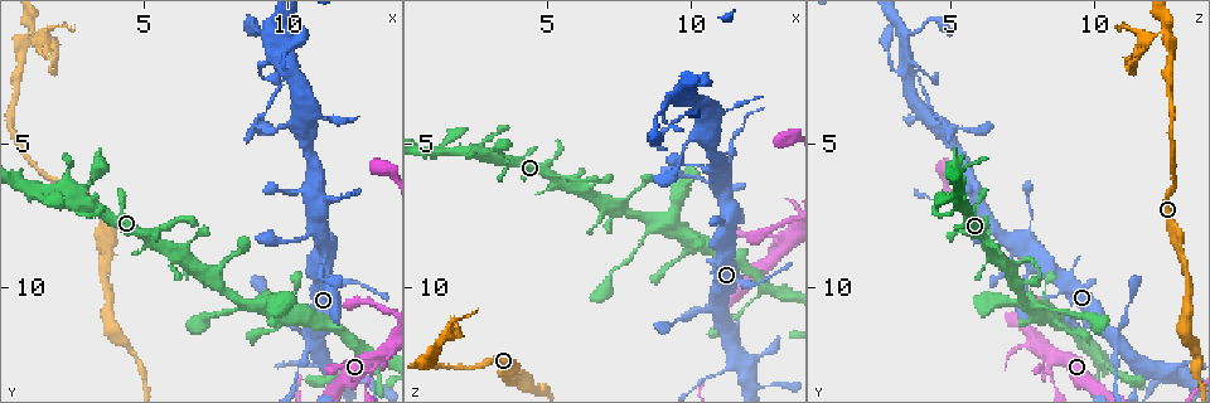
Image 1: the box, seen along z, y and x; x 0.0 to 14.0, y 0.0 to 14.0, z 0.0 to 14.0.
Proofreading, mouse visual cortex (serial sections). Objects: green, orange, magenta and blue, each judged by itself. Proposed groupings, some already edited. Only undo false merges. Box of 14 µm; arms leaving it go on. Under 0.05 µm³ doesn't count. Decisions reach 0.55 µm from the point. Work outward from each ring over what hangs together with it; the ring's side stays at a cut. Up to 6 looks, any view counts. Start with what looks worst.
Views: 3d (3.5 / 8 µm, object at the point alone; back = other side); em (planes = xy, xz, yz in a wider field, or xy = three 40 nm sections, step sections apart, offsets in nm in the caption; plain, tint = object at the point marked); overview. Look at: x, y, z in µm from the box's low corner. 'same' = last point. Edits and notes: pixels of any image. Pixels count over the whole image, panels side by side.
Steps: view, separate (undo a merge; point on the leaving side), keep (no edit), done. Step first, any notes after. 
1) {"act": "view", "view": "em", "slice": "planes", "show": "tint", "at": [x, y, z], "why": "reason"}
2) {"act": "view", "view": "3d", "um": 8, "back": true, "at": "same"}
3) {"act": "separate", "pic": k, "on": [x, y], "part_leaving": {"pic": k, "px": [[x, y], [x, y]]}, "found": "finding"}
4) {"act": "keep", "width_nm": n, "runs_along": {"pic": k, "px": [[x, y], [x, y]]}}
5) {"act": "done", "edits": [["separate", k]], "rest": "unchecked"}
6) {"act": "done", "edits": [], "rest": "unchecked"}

{"act": "view", "view": "3d", "um": 3.5, "at": [13.3, 12.2, 8.5], "why": "thick turns thin"}

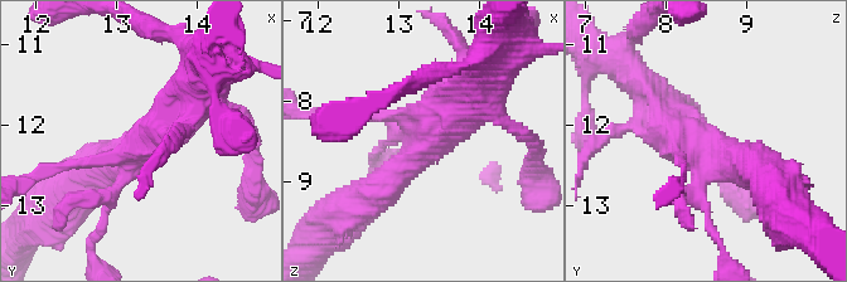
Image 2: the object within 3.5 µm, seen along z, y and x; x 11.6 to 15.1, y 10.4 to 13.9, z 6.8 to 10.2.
{"act": "view", "view": "em", "slice": "planes", "show": "tint", "at": [13.35, 12.30, 8.55]}

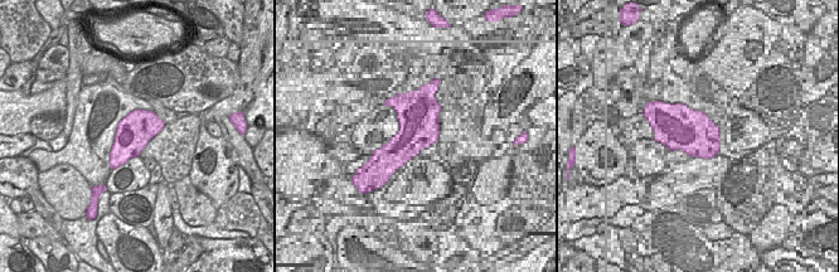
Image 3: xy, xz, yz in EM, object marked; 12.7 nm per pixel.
{"act": "keep", "runs_along": {"pic": 2, "px": [[371, 195], [475, 90]]}, "found": "continuous, no second cell"}

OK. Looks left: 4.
{"act": "view", "view": "3d", "um": 3.5, "at": [3.3, 6.1, 5.3]}

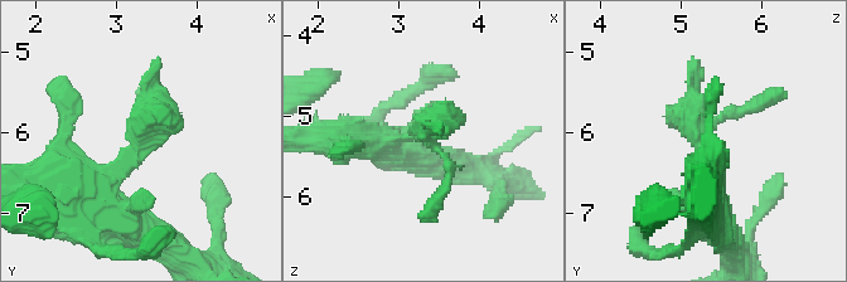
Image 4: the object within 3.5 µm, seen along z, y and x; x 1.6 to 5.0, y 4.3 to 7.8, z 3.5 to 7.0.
{"act": "view", "view": "em", "slice": "xy", "step": 3, "show": "tint", "at": [3.35, 6.00, 5.20], "why": "need the tissue"}

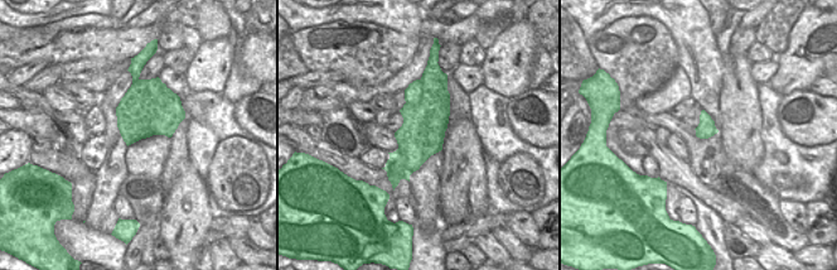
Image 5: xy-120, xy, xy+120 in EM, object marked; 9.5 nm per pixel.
{"act": "keep", "runs_along": {"pic": 4, "px": [[93, 208], [155, 118], [174, 131]]}, "found": "continuous, no second cell"}

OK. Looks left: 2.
{"act": "view", "view": "3d", "um": 3.5, "at": [1.2, 1.3, 12.4], "why": "a narrow waist"}

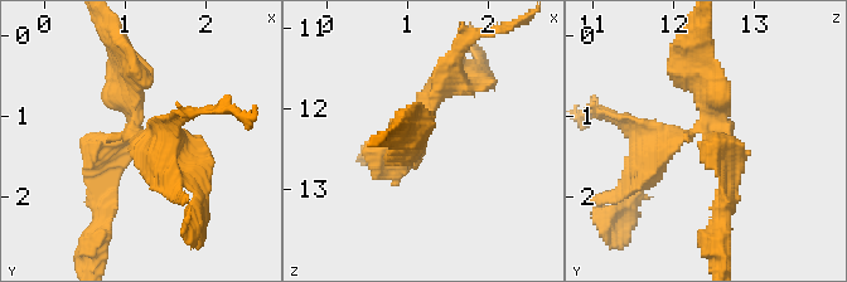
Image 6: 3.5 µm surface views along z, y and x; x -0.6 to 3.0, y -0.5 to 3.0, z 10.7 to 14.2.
{"act": "view", "view": "em", "slice": "xy", "step": 1, "show": "tint", "at": [1.15, 1.20, 12.50], "arms": 3, "arm_widths_nm": [200, 250, 300]}

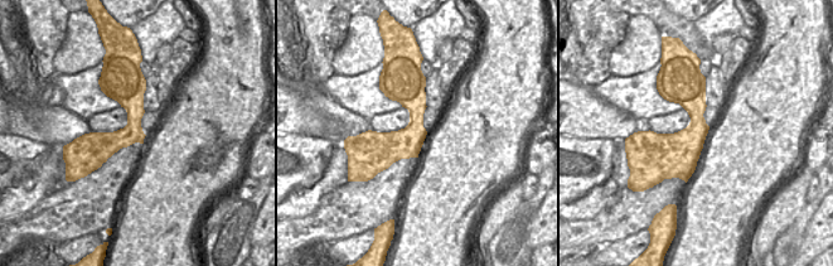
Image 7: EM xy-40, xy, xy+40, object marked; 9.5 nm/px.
{"act": "keep", "runs_along": {"pic": 6, "px": [[382, 161], [417, 145], [453, 78]]}, "found": "all the same cell"}

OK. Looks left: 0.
{"act": "done", "edits": [], "rest": "unchecked"}

